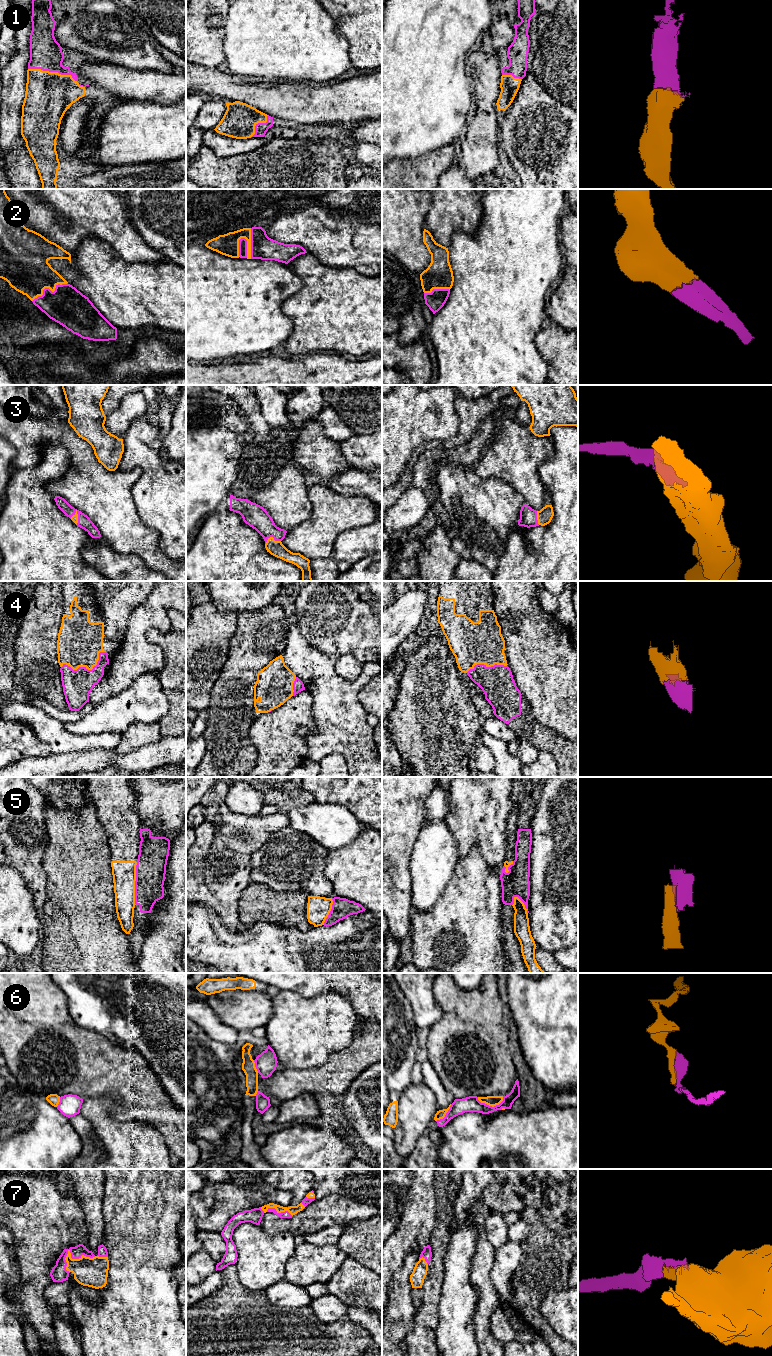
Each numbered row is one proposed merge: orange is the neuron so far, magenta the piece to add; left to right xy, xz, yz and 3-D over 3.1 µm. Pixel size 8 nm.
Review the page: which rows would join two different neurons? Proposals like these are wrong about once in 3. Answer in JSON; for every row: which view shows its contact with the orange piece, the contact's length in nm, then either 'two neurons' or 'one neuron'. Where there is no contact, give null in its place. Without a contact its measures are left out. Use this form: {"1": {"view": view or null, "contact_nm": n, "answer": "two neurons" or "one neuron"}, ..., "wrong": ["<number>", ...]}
{"1": {"view": "xy", "contact_nm": 420, "answer": "one neuron"}, "2": {"view": "xy", "contact_nm": 320, "answer": "one neuron"}, "3": {"view": "xz", "contact_nm": 130, "answer": "one neuron"}, "4": {"view": "xy", "contact_nm": 380, "answer": "one neuron"}, "5": {"view": "xy", "contact_nm": 340, "answer": "two neurons"}, "6": {"view": "yz", "contact_nm": 220, "answer": "two neurons"}, "7": {"view": "xy", "contact_nm": 260, "answer": "one neuron"}, "wrong": ["5", "6"]}

